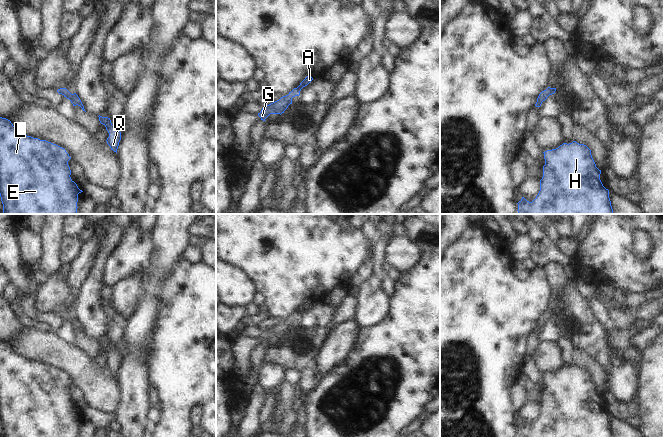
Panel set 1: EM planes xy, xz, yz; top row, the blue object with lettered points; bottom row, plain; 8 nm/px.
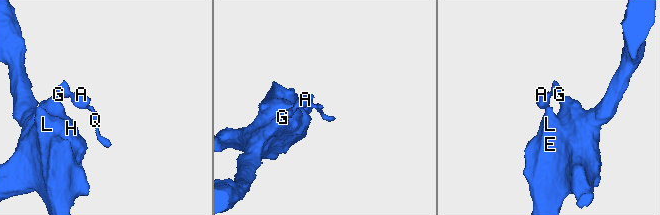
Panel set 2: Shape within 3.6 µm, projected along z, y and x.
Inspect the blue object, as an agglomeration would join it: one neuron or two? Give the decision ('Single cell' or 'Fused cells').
Single cell

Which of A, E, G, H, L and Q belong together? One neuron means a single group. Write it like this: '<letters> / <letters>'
A E G H L Q

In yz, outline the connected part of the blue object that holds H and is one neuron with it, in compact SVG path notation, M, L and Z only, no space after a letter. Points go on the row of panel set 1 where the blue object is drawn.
M573 141L543 153L545 165L543 177L540 180L540 191L532 202L522 197L517 203L518 214L613 214L609 190L603 186L600 180L601 170L596 167L591 150L586 145Z

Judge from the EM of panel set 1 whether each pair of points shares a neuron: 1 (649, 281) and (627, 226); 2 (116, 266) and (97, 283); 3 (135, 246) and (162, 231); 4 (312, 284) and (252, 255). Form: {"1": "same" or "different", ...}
{"1": "same", "2": "different", "3": "different", "4": "same"}

